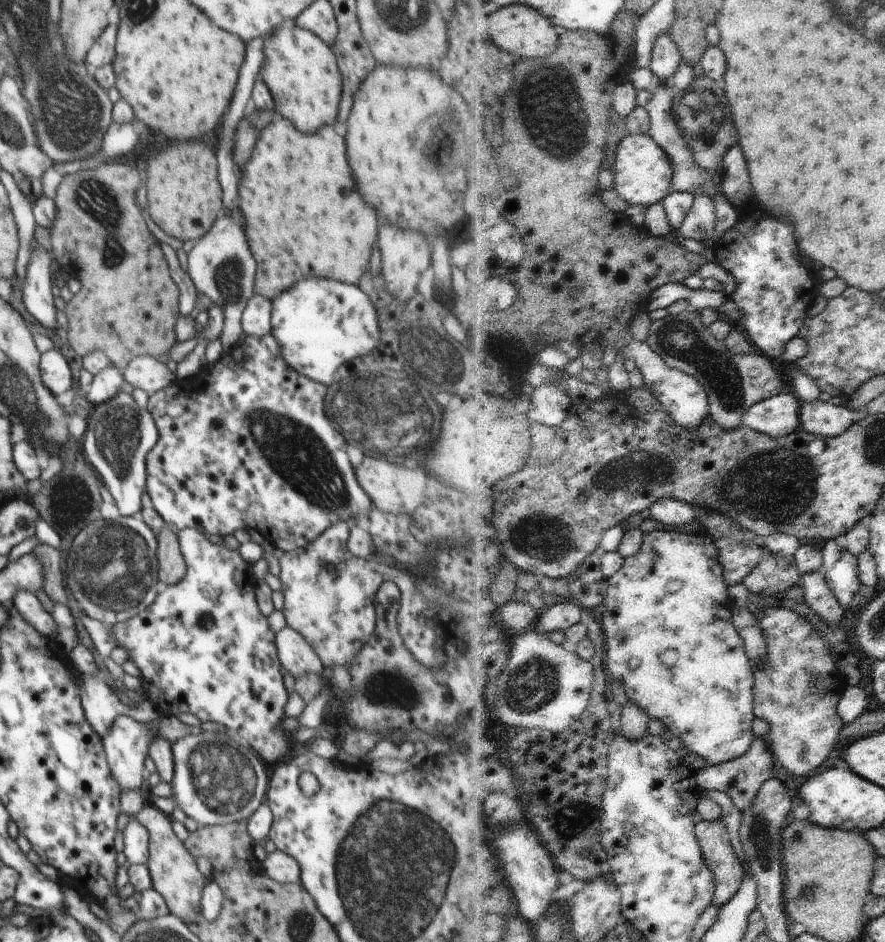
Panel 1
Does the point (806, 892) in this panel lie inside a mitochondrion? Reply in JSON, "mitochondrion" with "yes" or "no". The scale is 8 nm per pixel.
{"mitochondrion":"yes"}

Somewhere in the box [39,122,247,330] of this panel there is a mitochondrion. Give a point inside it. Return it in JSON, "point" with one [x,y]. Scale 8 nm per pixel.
{"point":[96,200]}

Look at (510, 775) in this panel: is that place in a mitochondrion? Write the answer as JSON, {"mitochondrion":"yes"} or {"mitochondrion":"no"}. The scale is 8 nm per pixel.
{"mitochondrion":"no"}

